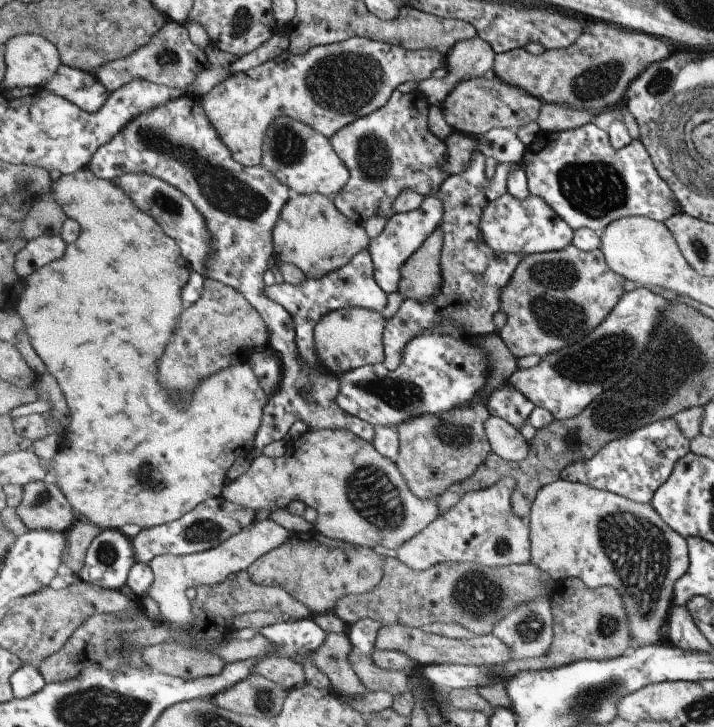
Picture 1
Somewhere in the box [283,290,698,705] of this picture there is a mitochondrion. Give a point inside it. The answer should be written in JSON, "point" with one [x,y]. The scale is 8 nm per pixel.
{"point":[638,552]}

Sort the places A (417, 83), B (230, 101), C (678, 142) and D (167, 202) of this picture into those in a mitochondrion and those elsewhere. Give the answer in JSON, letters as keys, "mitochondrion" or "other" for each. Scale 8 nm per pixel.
{"A":"other","B":"other","C":"mitochondrion","D":"mitochondrion"}

